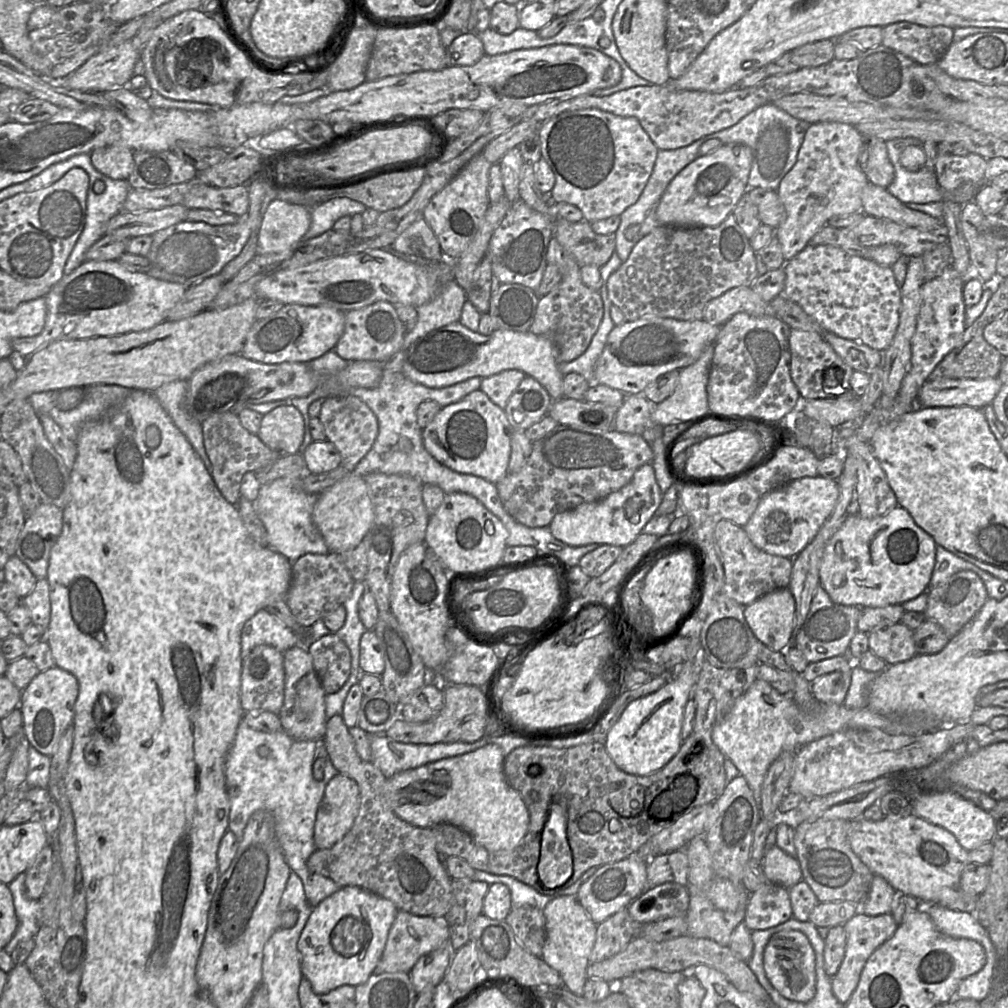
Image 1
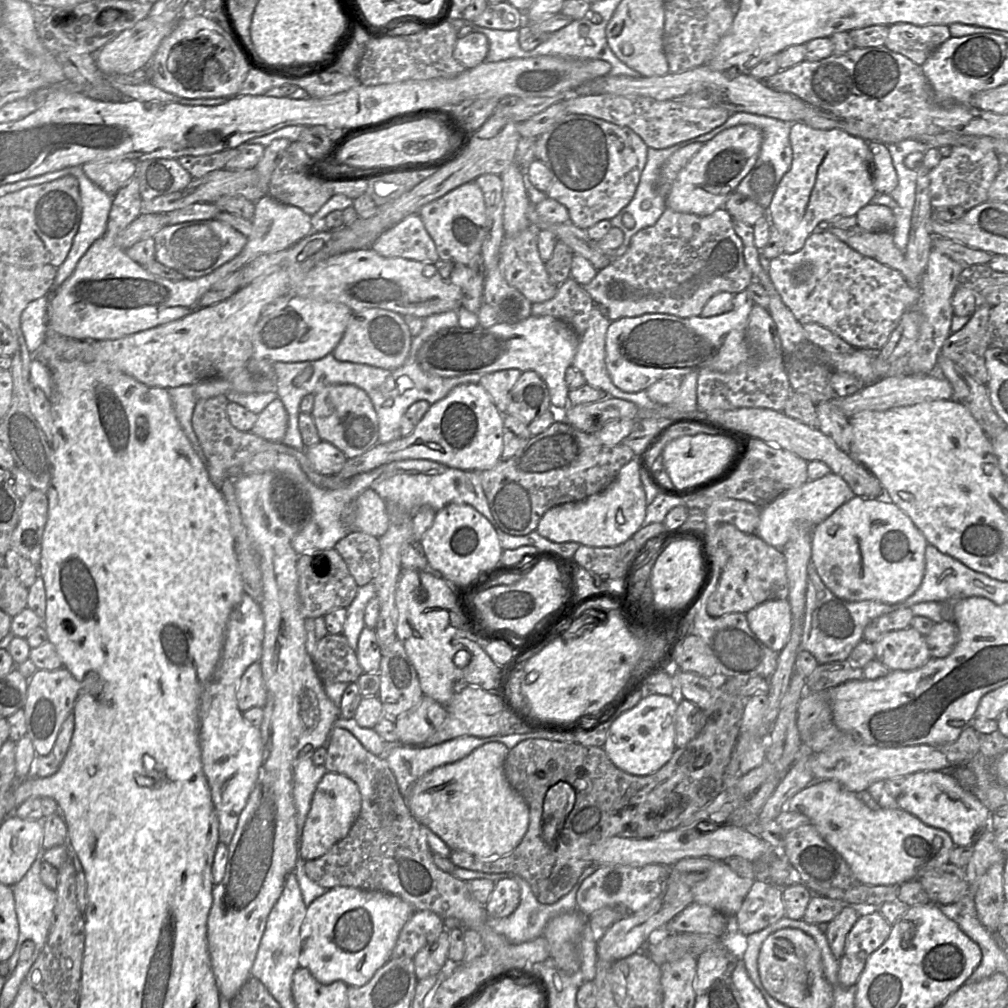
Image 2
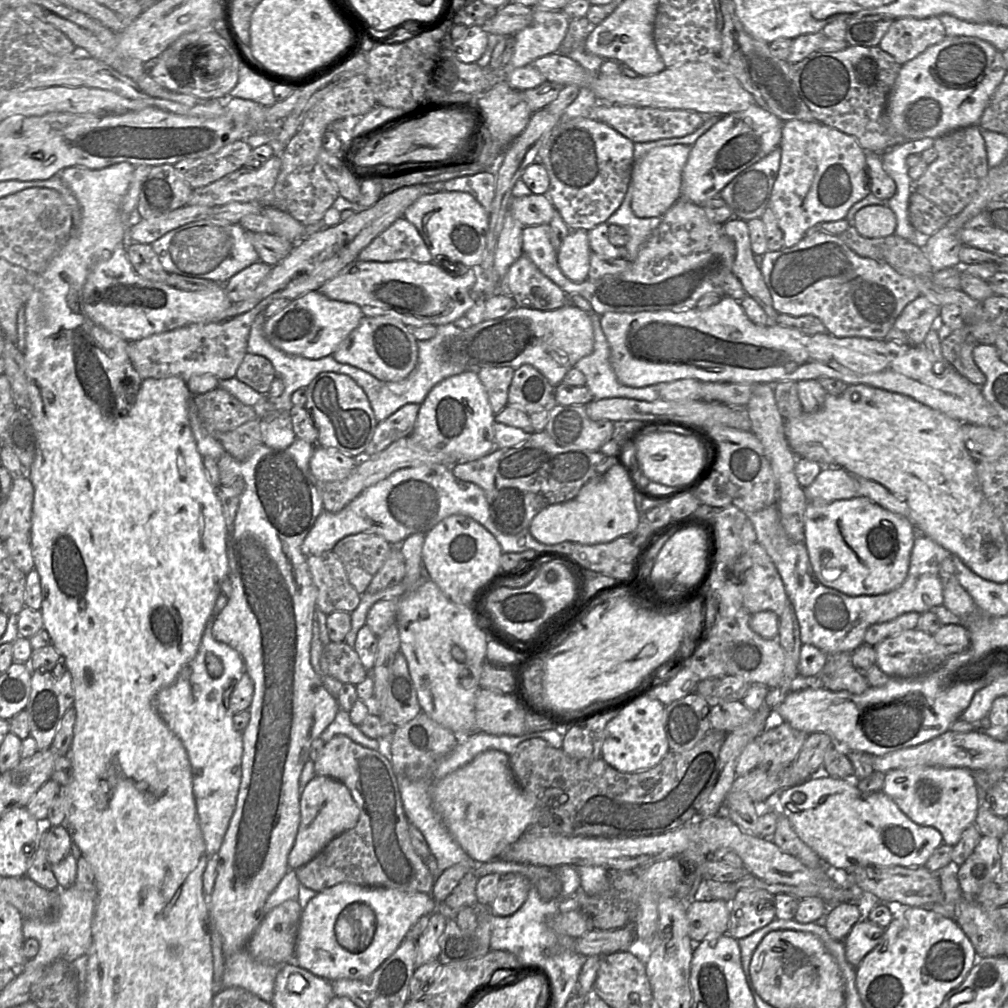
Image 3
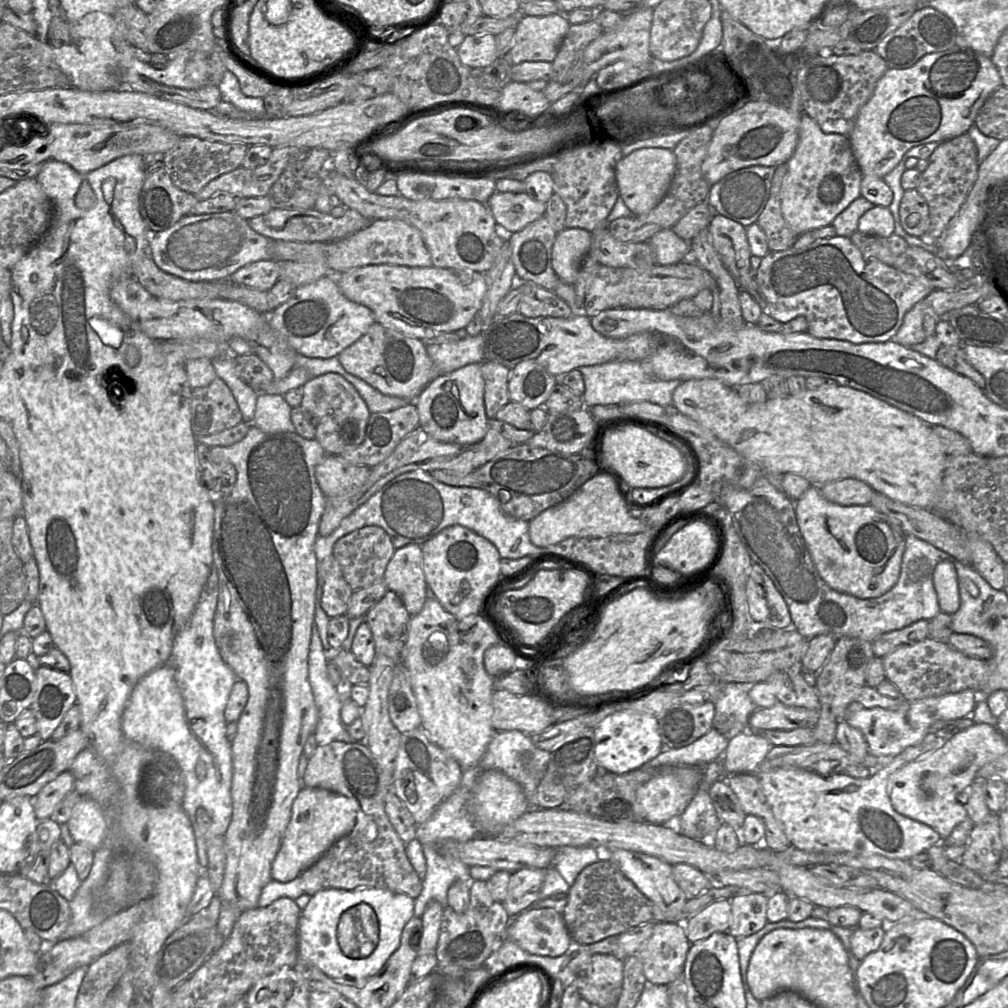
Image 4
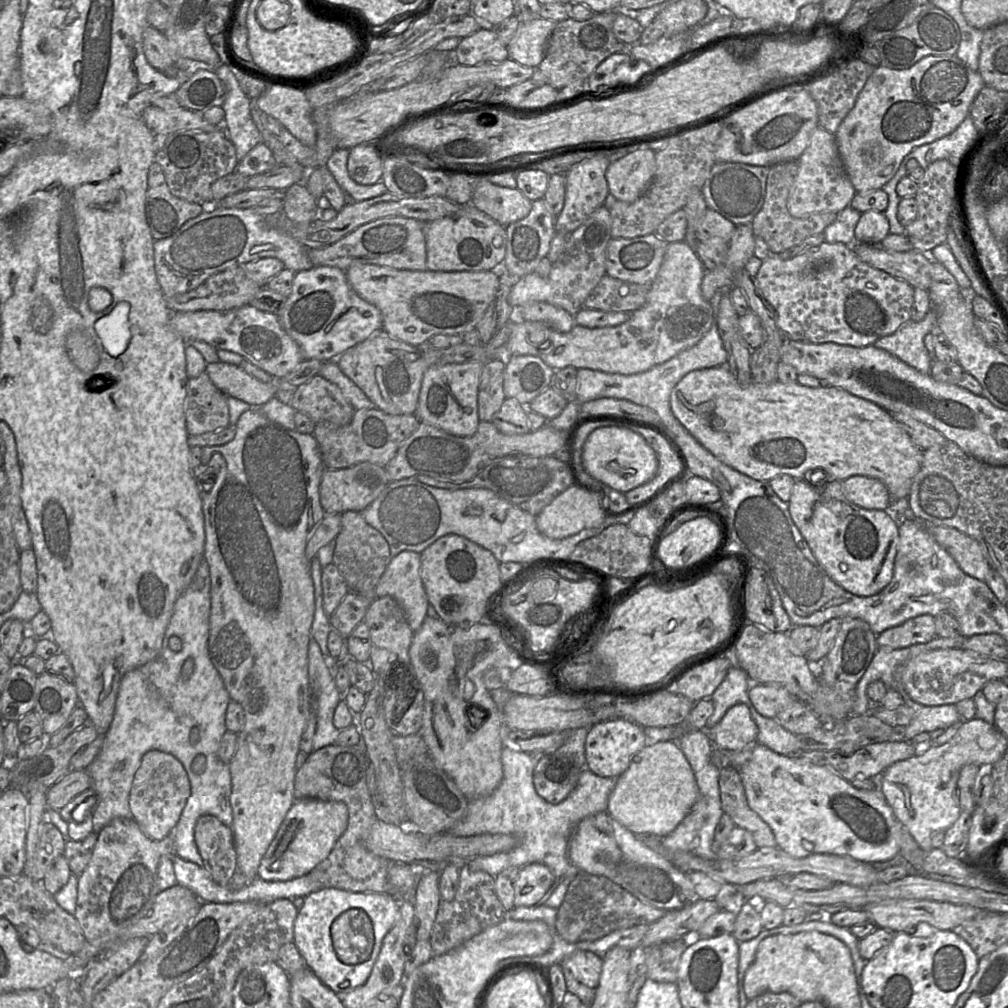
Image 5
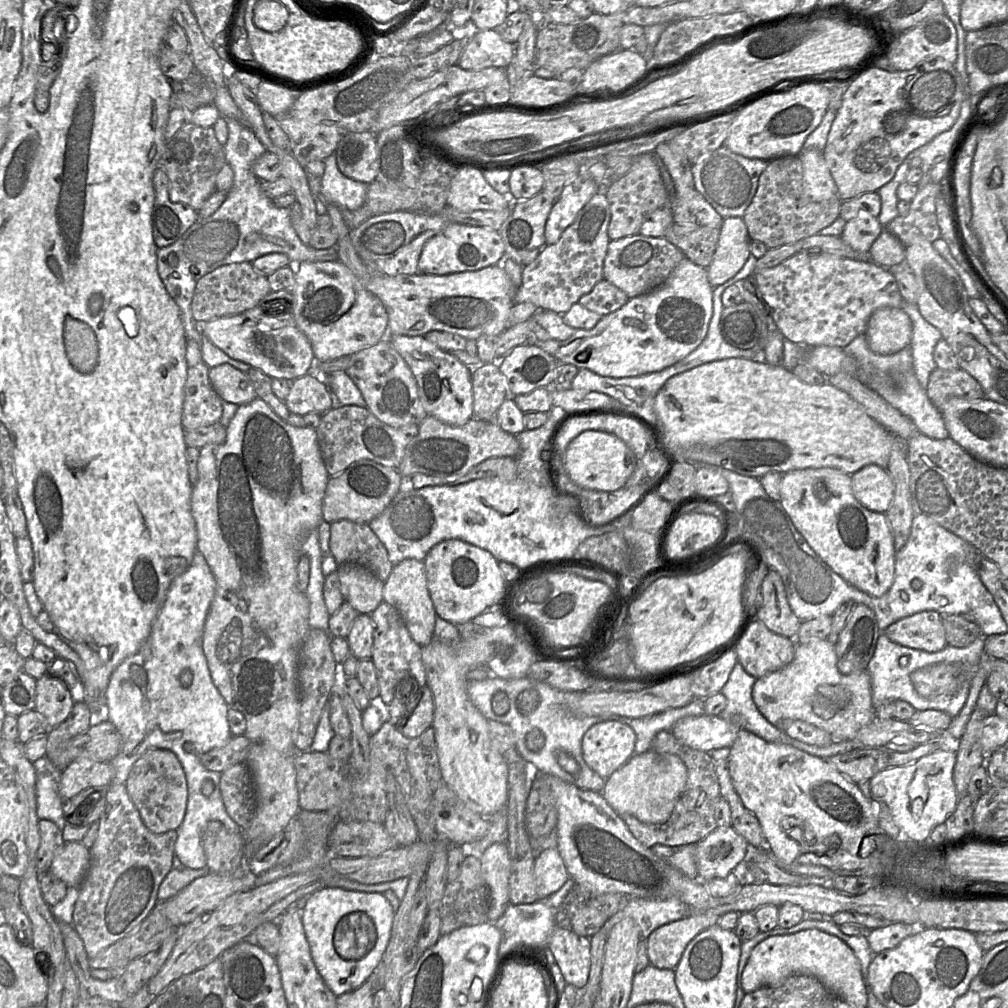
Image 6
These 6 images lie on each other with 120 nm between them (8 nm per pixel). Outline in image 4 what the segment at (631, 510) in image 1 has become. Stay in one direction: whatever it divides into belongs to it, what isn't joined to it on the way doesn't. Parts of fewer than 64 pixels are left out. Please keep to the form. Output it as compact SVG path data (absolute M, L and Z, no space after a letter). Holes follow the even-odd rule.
M604 469L586 481L571 496L529 521L529 537L537 547L548 547L569 538L597 538L616 534L644 532L639 517L631 514L632 502L626 500L617 475ZM627 501L627 503L626 503Z

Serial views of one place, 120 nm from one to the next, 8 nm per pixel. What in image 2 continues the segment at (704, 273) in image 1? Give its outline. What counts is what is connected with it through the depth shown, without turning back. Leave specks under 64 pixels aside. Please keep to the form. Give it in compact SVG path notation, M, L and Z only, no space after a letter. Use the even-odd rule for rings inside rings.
M666 208L653 226L640 230L632 237L623 256L613 258L607 267L598 270L595 277L582 286L595 304L608 308L607 318L614 321L650 313L671 314L681 318L700 316L712 296L720 292L739 293L752 281L752 274L744 261L743 243L733 229L729 212L720 208L710 215L698 216Z

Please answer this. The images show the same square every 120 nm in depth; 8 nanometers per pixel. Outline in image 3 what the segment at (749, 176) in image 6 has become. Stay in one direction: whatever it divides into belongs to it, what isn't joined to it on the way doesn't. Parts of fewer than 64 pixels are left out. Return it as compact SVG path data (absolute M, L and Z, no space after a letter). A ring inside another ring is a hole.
M777 147L720 191L718 196L729 205L735 218L748 222L762 217L769 205L780 161L781 149Z

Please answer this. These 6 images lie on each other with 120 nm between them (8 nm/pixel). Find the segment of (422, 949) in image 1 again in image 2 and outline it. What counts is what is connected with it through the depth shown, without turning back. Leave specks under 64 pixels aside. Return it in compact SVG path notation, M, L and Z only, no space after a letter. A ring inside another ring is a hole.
M416 911L401 929L391 959L415 955L445 931L444 920L432 911Z

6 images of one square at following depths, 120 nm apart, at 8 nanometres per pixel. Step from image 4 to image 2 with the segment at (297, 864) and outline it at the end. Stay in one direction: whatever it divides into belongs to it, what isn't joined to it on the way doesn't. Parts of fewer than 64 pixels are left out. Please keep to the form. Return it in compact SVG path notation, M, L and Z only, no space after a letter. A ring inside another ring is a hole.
M327 772L313 794L311 807L299 839L299 857L308 861L327 853L348 834L360 810L361 794L356 783L344 775Z

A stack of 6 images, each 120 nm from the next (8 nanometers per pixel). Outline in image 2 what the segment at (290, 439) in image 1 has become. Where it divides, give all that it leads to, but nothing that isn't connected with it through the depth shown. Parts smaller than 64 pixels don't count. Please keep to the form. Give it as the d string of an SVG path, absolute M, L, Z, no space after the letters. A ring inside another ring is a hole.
M279 398L274 399L260 414L251 433L269 442L281 442L287 429L287 412Z

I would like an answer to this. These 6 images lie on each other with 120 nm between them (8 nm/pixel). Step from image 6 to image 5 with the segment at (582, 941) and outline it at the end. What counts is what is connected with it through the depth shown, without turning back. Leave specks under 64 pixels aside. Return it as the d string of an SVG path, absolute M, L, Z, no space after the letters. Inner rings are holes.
M577 950L560 963L566 988L586 1004L591 1004L602 971L602 957L588 950Z

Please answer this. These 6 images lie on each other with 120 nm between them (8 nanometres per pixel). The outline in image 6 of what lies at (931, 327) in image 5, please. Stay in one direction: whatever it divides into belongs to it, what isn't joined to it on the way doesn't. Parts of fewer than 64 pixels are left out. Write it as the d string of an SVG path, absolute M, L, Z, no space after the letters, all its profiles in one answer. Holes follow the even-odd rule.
M863 333L842 349L846 354L859 360L859 362L869 363L878 371L879 376L875 377L869 388L904 416L908 417L918 432L936 440L949 437L941 412L932 404L927 396L926 389L922 388L917 380L914 372L913 357L909 347L892 355L876 354L870 350L866 336Z

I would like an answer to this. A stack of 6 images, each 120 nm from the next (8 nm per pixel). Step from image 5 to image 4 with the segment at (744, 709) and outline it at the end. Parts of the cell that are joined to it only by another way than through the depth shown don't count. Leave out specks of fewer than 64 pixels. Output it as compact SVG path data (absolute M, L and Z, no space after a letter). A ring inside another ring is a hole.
M776 702L770 708L758 708L753 712L748 719L748 726L755 732L814 728L819 717L819 710L786 706Z

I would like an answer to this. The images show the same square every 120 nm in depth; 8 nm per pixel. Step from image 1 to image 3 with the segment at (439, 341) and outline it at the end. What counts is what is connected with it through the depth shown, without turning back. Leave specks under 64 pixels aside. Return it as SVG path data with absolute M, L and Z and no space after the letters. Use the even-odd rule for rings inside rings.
M568 303L551 311L515 307L502 317L483 320L481 323L463 330L457 337L452 337L446 341L442 345L442 359L463 366L467 371L477 373L482 368L511 367L516 370L524 364L532 365L555 388L562 383L564 376L572 368L575 368L576 363L583 357L590 355L593 349L594 333L590 313Z

